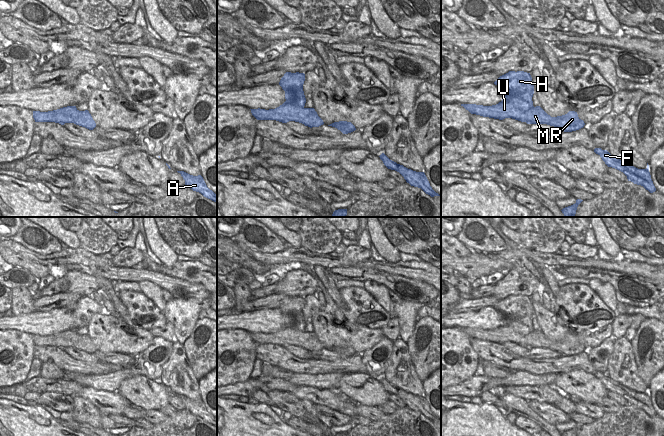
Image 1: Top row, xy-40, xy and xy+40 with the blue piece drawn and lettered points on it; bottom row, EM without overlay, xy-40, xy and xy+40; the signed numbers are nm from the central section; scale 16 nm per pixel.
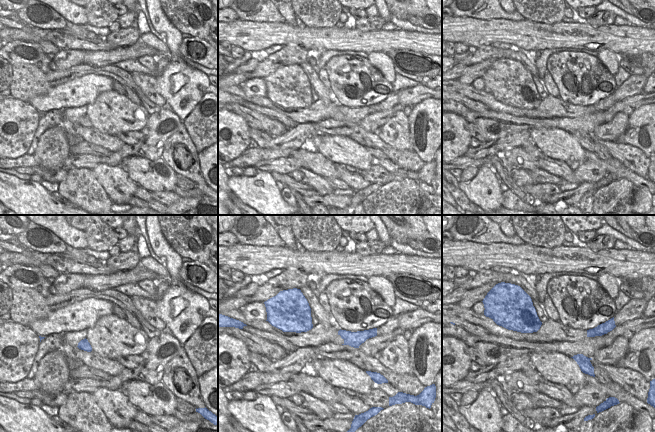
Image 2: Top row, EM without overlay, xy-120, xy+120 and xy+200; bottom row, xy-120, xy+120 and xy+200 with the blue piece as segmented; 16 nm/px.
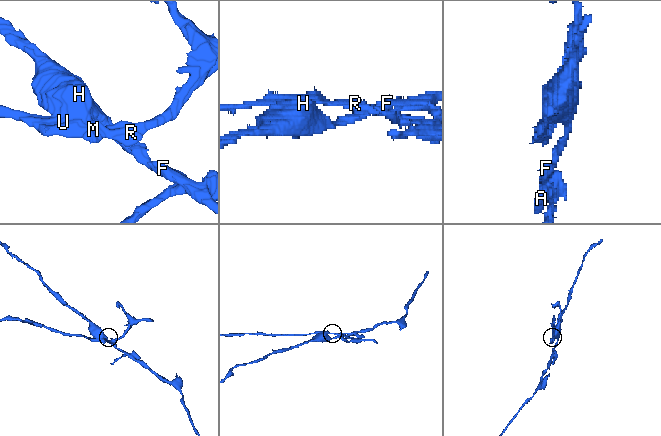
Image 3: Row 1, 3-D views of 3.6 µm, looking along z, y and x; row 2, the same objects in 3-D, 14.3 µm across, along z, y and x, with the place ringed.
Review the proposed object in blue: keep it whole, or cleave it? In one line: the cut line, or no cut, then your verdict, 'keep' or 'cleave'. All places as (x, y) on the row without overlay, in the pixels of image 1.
cut in xy+40 along (498, 327), (511, 327), (523, 334), (533, 331); cleave

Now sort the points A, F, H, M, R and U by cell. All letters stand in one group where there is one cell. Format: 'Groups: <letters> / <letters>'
Groups: A F H / M R U

